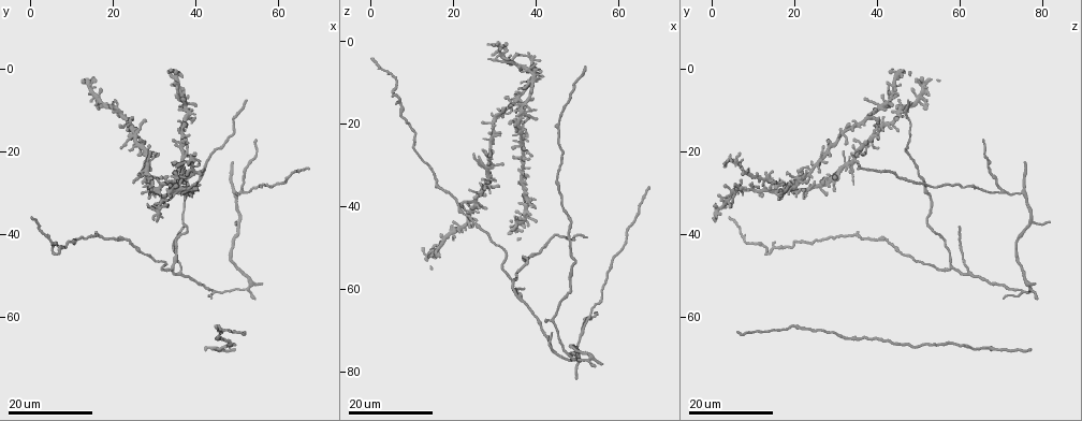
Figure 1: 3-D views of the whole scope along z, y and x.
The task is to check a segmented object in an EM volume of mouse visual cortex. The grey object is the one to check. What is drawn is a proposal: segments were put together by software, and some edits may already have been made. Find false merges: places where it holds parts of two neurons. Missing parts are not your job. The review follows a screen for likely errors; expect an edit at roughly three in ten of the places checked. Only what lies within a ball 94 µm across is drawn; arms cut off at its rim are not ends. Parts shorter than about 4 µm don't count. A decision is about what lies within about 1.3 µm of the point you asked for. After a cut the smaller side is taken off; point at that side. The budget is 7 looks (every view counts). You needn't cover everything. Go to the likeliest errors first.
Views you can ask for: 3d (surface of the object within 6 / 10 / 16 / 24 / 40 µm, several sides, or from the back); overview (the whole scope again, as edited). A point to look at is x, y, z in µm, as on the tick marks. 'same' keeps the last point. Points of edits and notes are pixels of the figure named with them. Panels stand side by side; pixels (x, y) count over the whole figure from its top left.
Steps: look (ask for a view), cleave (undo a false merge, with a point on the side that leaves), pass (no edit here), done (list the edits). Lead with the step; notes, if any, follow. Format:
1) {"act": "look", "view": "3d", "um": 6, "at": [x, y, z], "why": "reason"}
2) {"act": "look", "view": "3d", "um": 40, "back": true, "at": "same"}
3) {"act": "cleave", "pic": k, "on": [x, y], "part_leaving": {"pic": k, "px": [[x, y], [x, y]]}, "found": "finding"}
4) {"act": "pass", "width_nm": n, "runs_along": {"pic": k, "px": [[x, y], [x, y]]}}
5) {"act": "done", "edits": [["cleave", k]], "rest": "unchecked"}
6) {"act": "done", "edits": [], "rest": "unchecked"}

{"act": "look", "view": "3d", "um": 24, "at": [51.0, 29.5, 70.0], "why": "side arm on a straight run"}

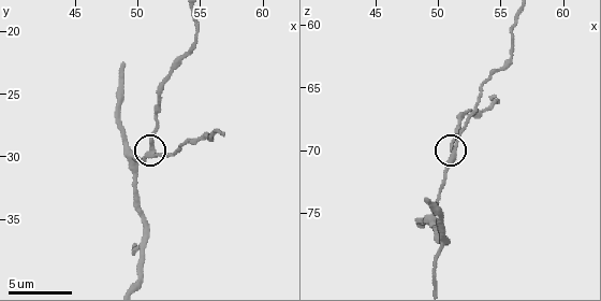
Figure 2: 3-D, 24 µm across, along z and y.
{"act": "look", "view": "3d", "um": 10, "at": [51.4, 29.8, 70.2], "why": "closer look"}

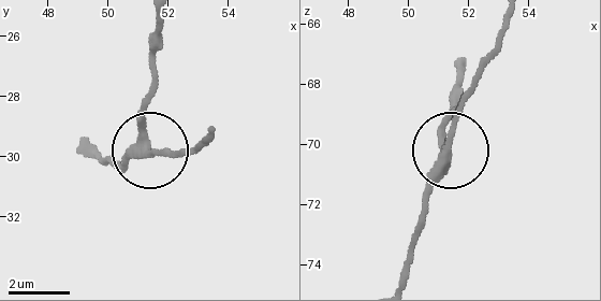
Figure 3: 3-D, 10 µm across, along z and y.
{"act": "pass", "side_arm_um": 15, "runs_along": {"pic": 3, "px": [[101, 157], [125, 162], [145, 147], [147, 88]]}, "found": "continuous, no second neuron"}

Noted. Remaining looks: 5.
{"act": "look", "view": "3d", "um": 16, "at": [36.5, 49.5, 63.0], "why": "thin arm on a thick one"}

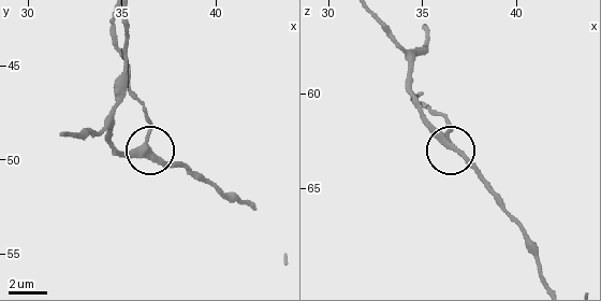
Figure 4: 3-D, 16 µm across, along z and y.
{"act": "look", "view": "3d", "um": 6, "at": [36.3, 49.2, 62.5]}

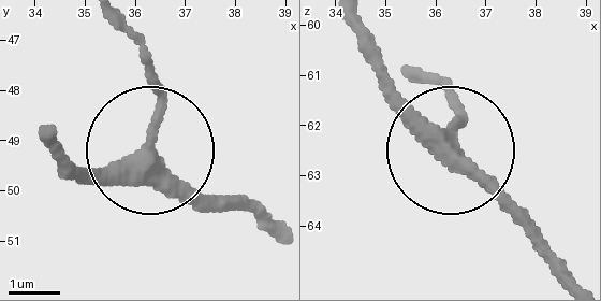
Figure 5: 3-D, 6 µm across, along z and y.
{"act": "pass", "runs_along": {"pic": 5, "px": [[56, 126], [82, 173], [133, 160], [159, 122], [146, 37]]}, "found": "continuous, no second neuron"}

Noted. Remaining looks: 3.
{"act": "look", "view": "3d", "um": 24, "at": [45.0, 54.0, 75.5], "why": "three-way junction"}

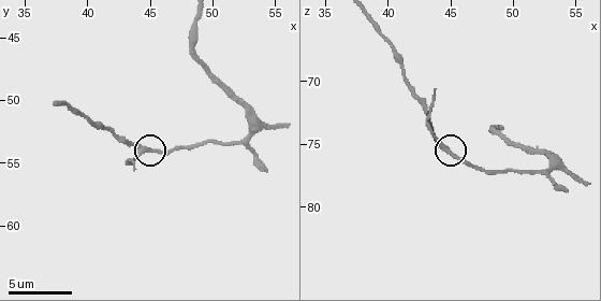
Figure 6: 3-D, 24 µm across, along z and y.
{"act": "look", "view": "3d", "um": 10, "at": [44.4, 54.0, 75.2]}

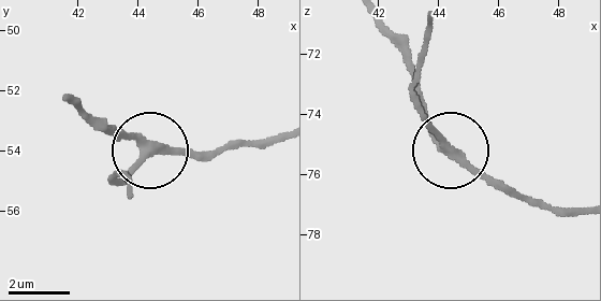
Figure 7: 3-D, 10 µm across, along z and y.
{"act": "pass", "side_arm_um": 89, "found": "all the same neuron"}

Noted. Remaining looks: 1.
{"act": "done", "edits": [], "rest": "unchecked"}

